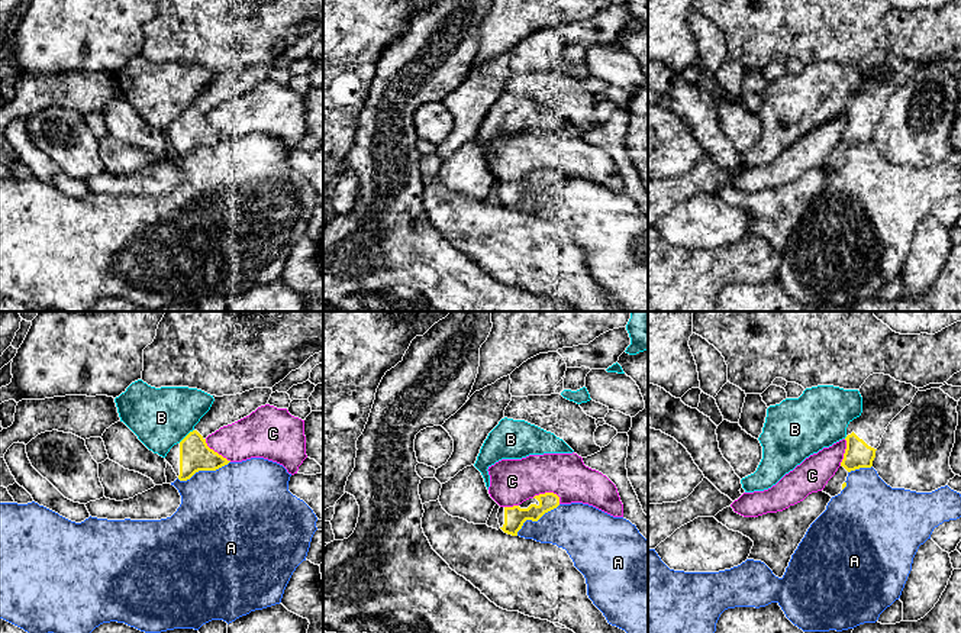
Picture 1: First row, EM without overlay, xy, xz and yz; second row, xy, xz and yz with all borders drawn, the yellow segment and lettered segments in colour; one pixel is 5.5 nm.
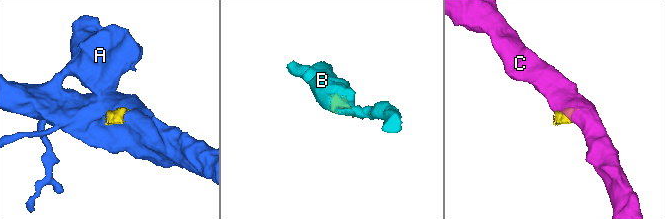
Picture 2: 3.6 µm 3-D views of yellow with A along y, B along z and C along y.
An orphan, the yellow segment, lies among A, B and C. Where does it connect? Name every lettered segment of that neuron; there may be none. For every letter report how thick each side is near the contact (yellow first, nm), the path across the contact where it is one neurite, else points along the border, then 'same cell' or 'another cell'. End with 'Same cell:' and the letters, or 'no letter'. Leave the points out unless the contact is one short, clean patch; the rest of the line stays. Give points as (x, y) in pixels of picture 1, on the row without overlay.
A: 180/460 nm | another cell
B: 180/340 nm | along xy (193, 105), (179, 118) | another cell
C: 120/260 nm | along xz (532, 173), (541, 168), (554, 168), (560, 178) | another cell
Same cell: no letter

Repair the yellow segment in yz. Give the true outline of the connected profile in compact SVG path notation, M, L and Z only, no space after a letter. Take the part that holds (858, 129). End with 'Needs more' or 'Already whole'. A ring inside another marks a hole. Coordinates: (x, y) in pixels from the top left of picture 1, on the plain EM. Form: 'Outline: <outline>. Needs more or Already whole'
Outline: M873 49L858 65L862 88L846 103L846 125L841 142L828 156L823 168L835 172L846 162L851 146L871 143L875 126L890 97L912 78L919 64L884 49Z. Needs more

